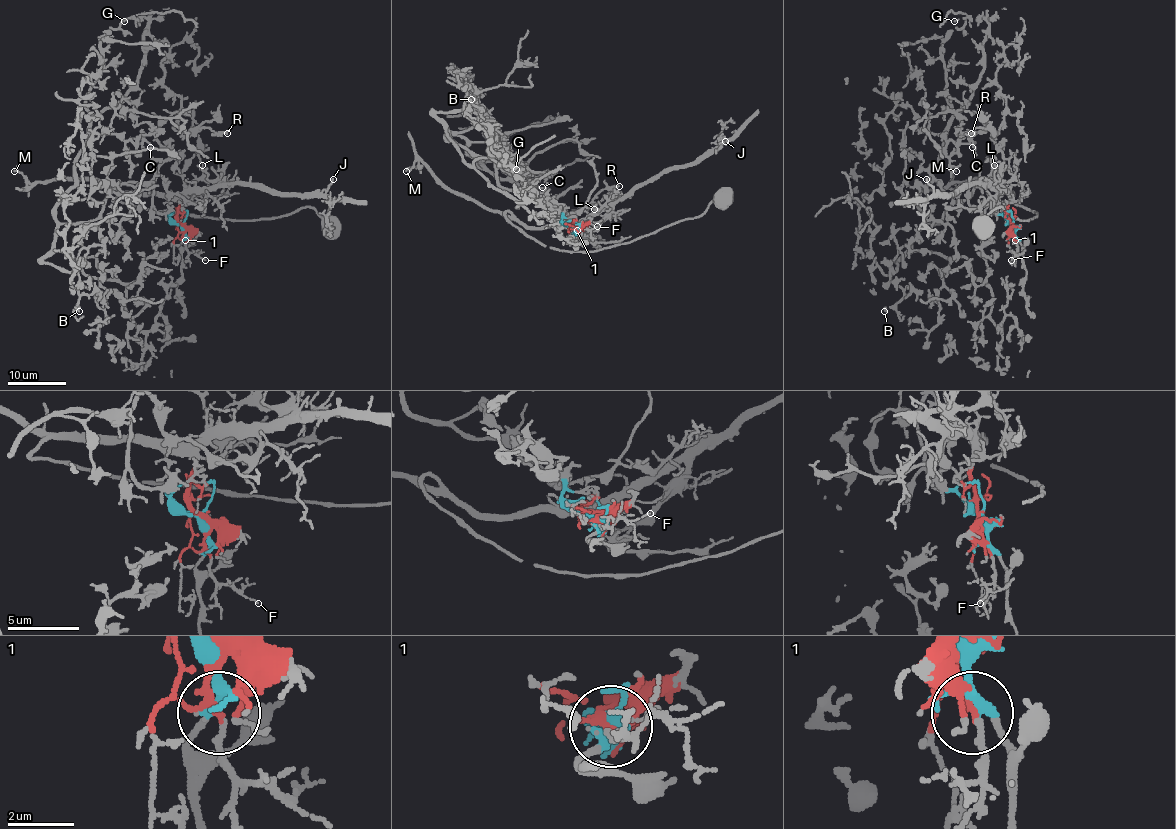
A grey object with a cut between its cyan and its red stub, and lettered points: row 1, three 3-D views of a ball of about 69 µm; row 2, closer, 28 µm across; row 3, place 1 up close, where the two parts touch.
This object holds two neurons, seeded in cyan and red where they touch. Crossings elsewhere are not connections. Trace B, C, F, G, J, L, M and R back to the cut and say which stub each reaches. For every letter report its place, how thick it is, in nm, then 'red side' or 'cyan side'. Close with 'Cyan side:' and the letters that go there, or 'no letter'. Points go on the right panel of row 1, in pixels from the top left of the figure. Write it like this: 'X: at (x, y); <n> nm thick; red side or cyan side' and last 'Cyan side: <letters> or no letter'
B: at (884, 311); 150 nm thick; cyan side
C: at (972, 147); 130 nm thick; cyan side
F: at (1011, 260); 90 nm thick; red side
G: at (954, 21); 110 nm thick; cyan side
J: at (926, 179); 110 nm thick; red side
L: at (994, 165); 130 nm thick; red side
M: at (956, 171); 120 nm thick; red side
R: at (971, 133); 190 nm thick; cyan side
Cyan side: B, C, G, R

